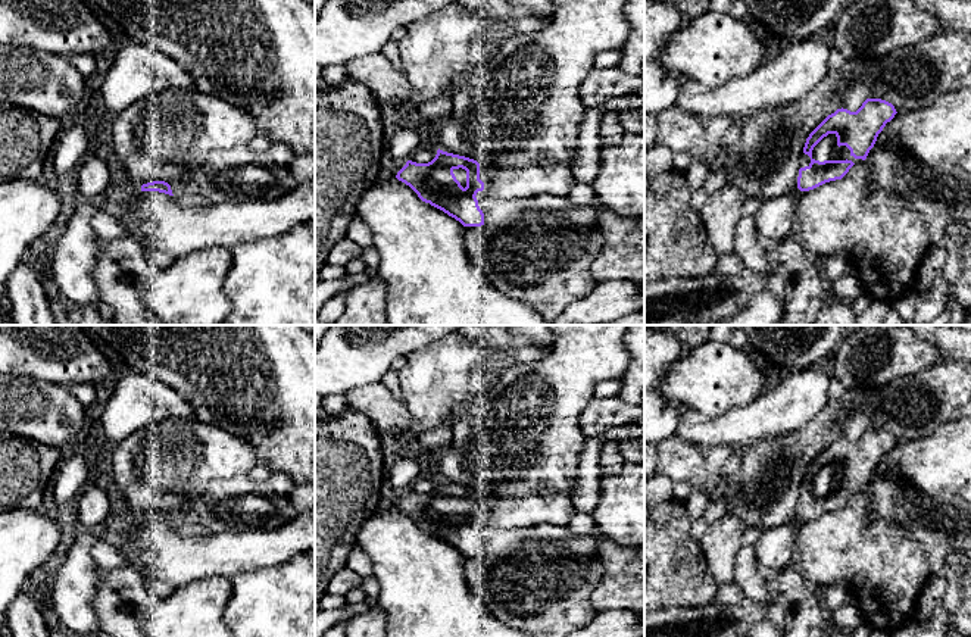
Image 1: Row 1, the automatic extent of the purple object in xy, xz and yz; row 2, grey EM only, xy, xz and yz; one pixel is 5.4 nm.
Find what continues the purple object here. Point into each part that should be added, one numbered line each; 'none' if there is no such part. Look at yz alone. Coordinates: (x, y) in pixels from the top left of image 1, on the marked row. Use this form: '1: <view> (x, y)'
1: yz (827, 149)

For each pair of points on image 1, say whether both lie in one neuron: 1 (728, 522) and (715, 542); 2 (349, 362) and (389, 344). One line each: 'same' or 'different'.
1: same
2: same

